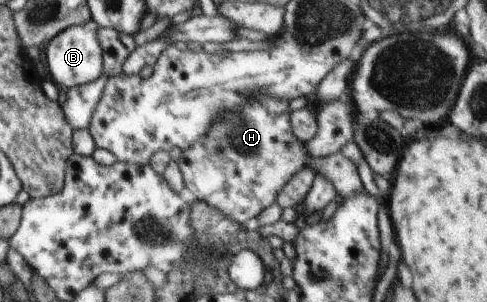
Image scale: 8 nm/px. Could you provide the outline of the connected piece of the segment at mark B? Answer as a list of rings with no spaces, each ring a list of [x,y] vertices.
[[[90,20],[84,25],[69,27],[55,35],[46,47],[46,73],[59,89],[70,89],[96,81],[103,72],[103,49],[97,38],[99,25]]]

